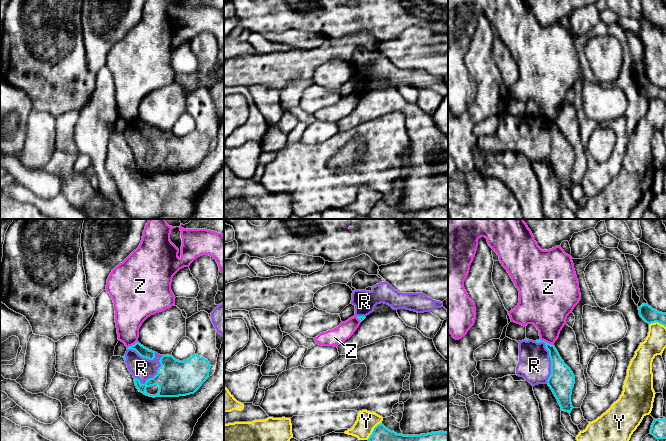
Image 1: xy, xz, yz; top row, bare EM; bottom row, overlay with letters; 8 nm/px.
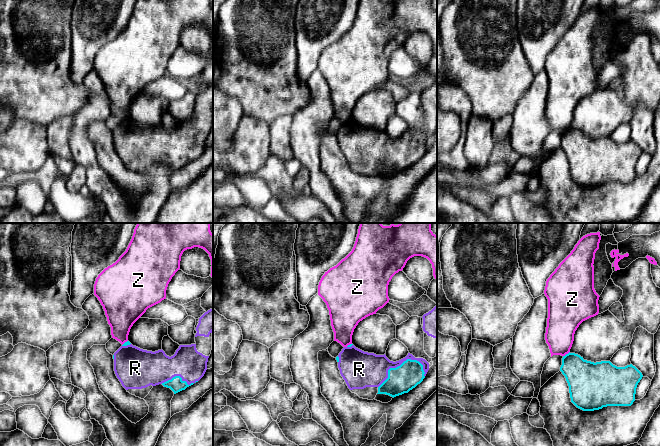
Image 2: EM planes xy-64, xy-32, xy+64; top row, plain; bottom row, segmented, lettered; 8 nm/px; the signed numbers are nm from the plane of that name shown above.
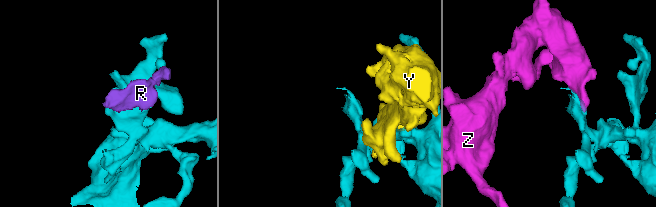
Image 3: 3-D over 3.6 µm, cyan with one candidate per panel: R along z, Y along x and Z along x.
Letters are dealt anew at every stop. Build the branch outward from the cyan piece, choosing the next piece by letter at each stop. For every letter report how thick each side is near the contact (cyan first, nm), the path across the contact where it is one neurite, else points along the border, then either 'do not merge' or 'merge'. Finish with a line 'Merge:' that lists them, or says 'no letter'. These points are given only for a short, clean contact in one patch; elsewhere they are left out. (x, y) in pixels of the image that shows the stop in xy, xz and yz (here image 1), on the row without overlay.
R: calibres 220 and 260 nm; merge
Y: calibres 220 and 160 nm; do not merge
Z: calibres 140 and 320 nm; border yz (540, 114), (553, 121); do not merge
Merge: R

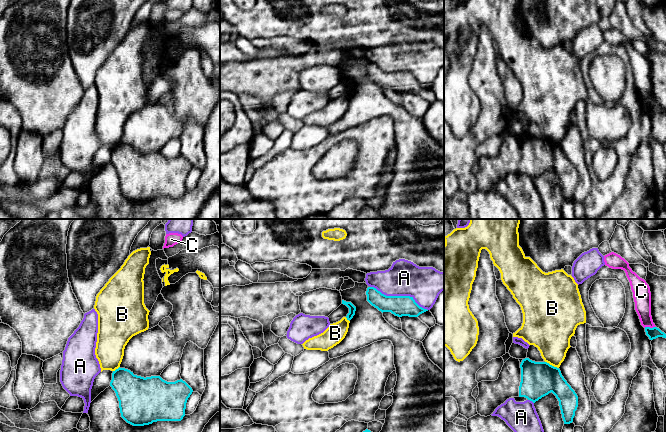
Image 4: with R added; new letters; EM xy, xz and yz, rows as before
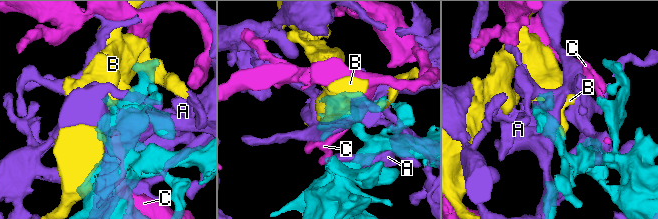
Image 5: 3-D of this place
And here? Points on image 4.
A: calibres 160 and 280 nm; do not merge
B: calibres 280 and 320 nm; border yz (545, 137), (558, 144); do not merge
C: calibres 90 and 140 nm; do not merge
Merge: no letter

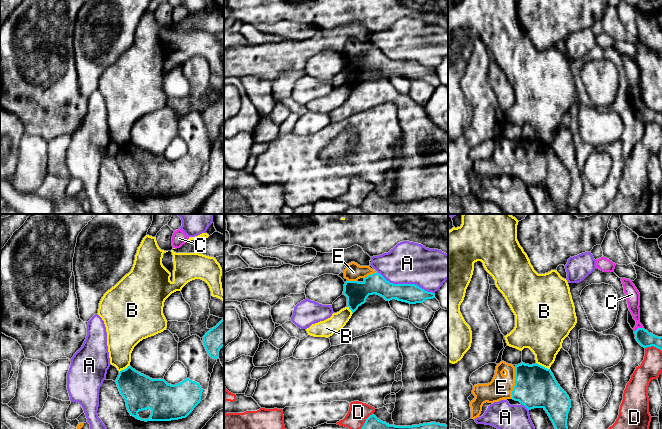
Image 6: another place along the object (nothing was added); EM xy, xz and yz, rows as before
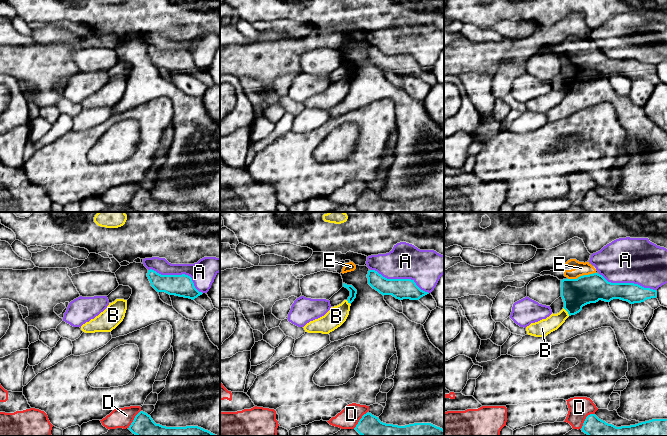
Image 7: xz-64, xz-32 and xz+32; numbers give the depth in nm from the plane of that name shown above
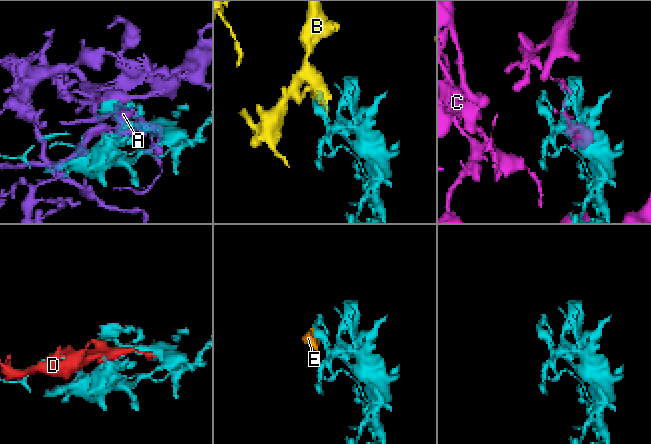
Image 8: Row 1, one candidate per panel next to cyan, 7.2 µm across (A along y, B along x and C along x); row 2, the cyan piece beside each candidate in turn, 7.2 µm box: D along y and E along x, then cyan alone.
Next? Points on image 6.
A: calibres 160 and 340 nm; do not merge
B: calibres 340 and 320 nm; border yz (536, 138), (549, 145); do not merge
C: calibres 120 and 110 nm; do not merge
D: calibres 240 and 160 nm; do not merge
E: calibres 340 and 190 nm; merge
Merge: E

